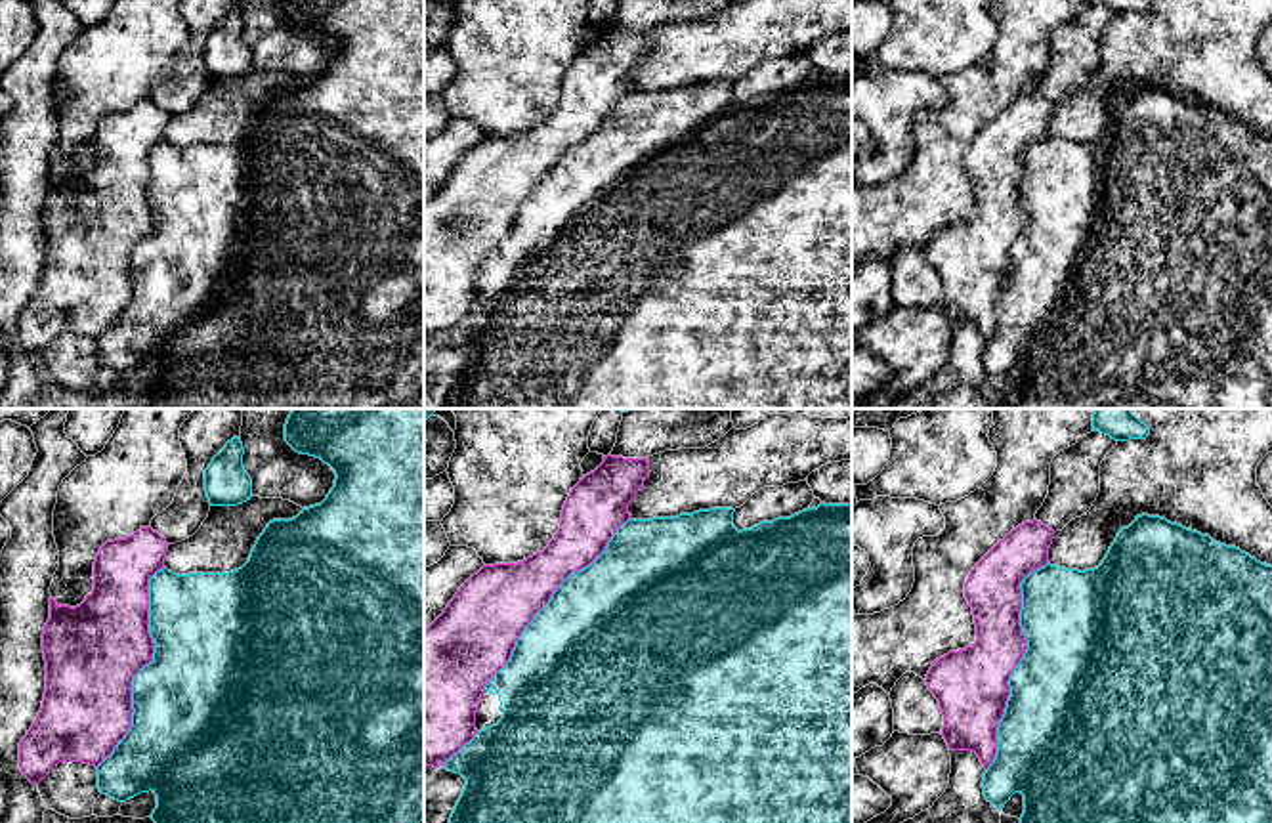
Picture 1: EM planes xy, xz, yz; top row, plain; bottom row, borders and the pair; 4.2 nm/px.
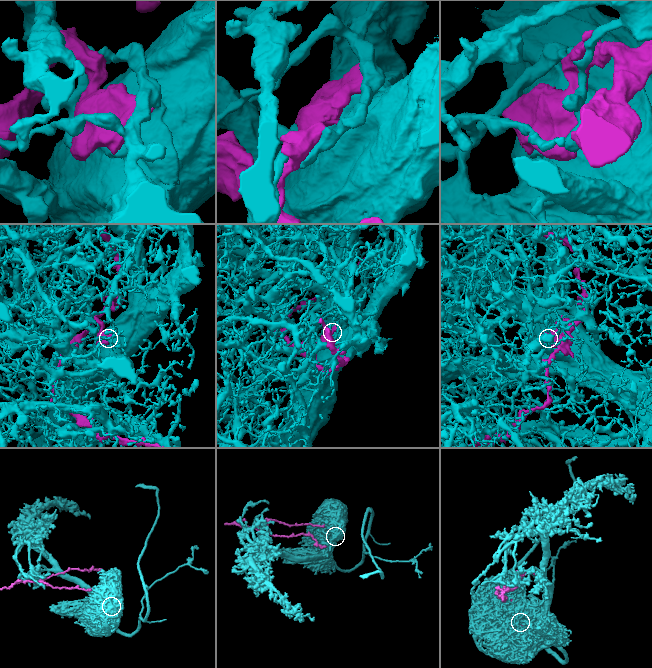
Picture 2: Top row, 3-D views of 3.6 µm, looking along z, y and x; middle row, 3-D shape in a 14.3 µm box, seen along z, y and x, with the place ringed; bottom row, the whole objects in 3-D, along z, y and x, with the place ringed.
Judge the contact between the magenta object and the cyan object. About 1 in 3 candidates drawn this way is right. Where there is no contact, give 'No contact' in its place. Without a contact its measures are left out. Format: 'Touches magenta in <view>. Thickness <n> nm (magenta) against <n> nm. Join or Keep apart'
Touches magenta in yz. Thickness 300 nm (magenta) against 500 nm. Keep apart

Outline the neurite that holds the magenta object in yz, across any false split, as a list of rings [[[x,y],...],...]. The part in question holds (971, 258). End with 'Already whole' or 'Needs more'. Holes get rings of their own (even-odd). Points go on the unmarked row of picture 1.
[[[1026,94],[974,137],[965,170],[972,179],[976,214],[936,231],[924,252],[942,281],[947,319],[976,325],[986,342],[997,327],[1010,246],[1028,222],[1020,199],[1020,155],[1049,136],[1052,111],[1054,103],[1041,94]]]. Already whole

